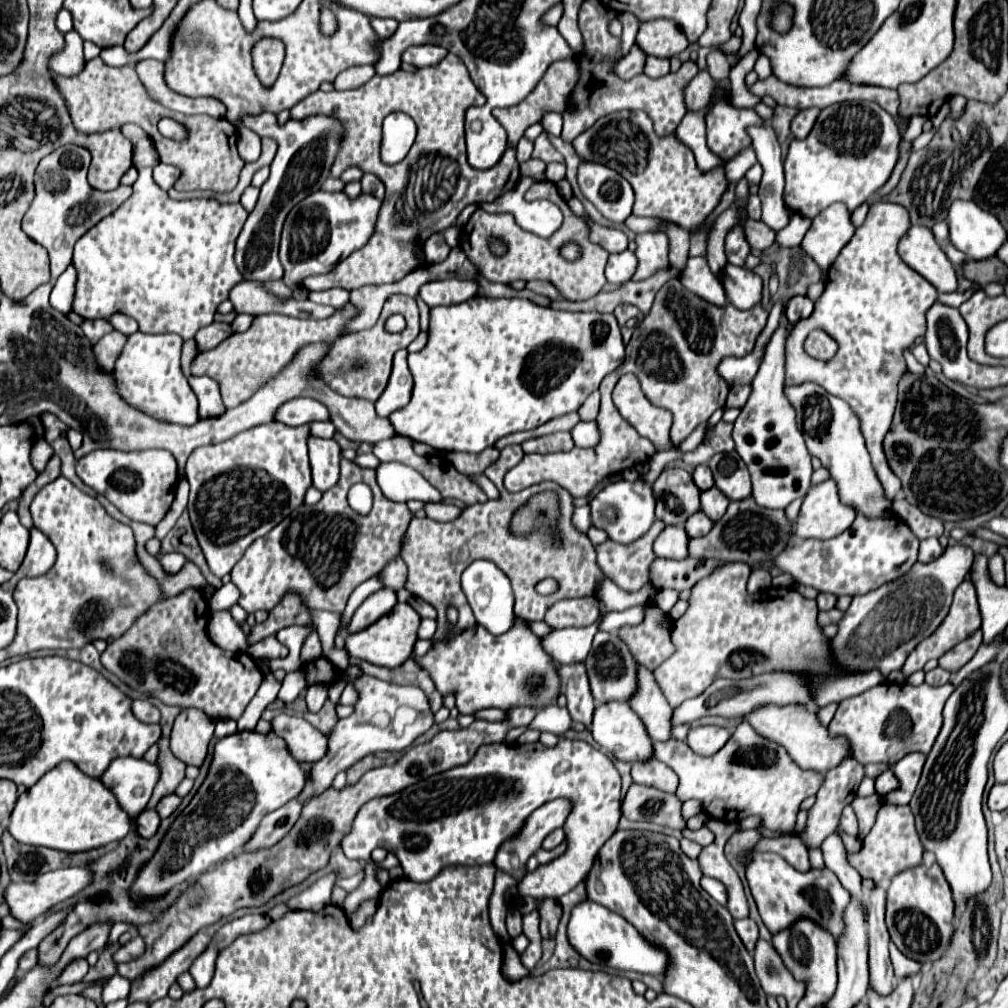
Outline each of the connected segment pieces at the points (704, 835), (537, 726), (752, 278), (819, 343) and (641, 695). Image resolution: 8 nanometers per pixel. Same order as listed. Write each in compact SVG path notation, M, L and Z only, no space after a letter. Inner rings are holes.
M702 826L700 830L684 830L684 836L686 838L690 838L690 840L694 840L694 842L698 842L700 846L708 846L708 844L712 844L714 842L714 834L710 832L710 828L708 826Z
M554 704L554 706L548 708L548 710L546 710L546 708L540 710L540 712L536 714L536 718L532 720L532 724L526 729L540 730L540 732L548 730L548 732L552 732L552 734L562 736L570 726L572 726L572 720L570 720L568 710L562 708L562 706L558 706L558 704Z
M726 264L720 274L720 282L726 292L726 300L740 310L748 310L760 302L762 280L748 268Z
M820 330L812 332L812 342L808 342L808 346L810 346L808 348L810 356L818 358L818 360L830 360L838 350L836 340L832 340L832 336L828 336L826 332L820 332Z
M636 662L636 692L628 700L630 708L644 722L644 728L652 740L672 738L672 708L660 692L652 672Z

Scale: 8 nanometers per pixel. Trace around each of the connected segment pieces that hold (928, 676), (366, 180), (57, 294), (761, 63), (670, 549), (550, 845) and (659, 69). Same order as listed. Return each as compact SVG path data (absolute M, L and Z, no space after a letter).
M937 666L933 670L925 673L925 682L932 686L941 686L946 682L949 682L950 673L940 666Z
M364 174L360 183L364 193L372 194L372 196L376 196L378 200L384 198L384 184L382 184L374 174Z
M70 264L64 274L56 280L56 286L50 296L50 306L62 314L68 314L72 310L72 298L74 298L74 284L76 284L76 270Z
M762 54L758 56L756 60L756 66L754 66L754 72L758 74L758 80L766 80L770 74L772 74L772 68L770 68L770 60L764 58Z
M666 526L654 540L654 552L660 558L682 560L688 556L688 534L680 526Z
M558 828L551 832L543 841L542 848L545 850L551 850L556 848L562 843L565 838L565 833L563 828Z
M648 56L646 58L646 64L644 64L644 74L650 76L650 78L660 78L664 74L670 72L670 62L668 58L654 58L654 56Z

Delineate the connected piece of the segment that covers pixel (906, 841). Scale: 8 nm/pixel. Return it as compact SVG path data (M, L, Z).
M882 804L876 822L866 838L862 838L862 848L854 854L848 852L848 862L860 872L864 878L876 880L880 886L886 886L892 876L896 876L902 870L914 868L922 862L922 844L918 838L918 832L914 828L914 816L908 806L892 806L892 804Z

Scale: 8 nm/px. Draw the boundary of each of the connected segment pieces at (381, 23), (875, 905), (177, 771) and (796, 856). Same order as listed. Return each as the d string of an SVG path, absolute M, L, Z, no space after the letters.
M370 18L370 24L372 24L372 28L376 30L376 34L380 36L380 38L388 38L388 36L392 36L392 32L396 32L396 28L398 28L398 22L396 20L384 20L384 18Z
M874 888L868 896L868 970L870 970L870 988L888 996L896 986L896 978L892 972L892 962L888 954L888 930L884 924L884 906L886 906L886 890Z
M160 736L158 740L158 748L160 748L160 754L158 754L158 768L160 768L160 780L154 788L154 794L148 802L148 808L156 808L158 800L166 794L172 794L178 786L178 782L184 778L184 768L186 764L182 760L178 760L176 756L172 756L170 748L168 748L168 738L166 736Z
M780 836L780 838L764 838L756 844L754 850L762 852L776 852L780 854L788 864L792 864L796 870L806 872L810 868L806 846L802 844L802 836Z

